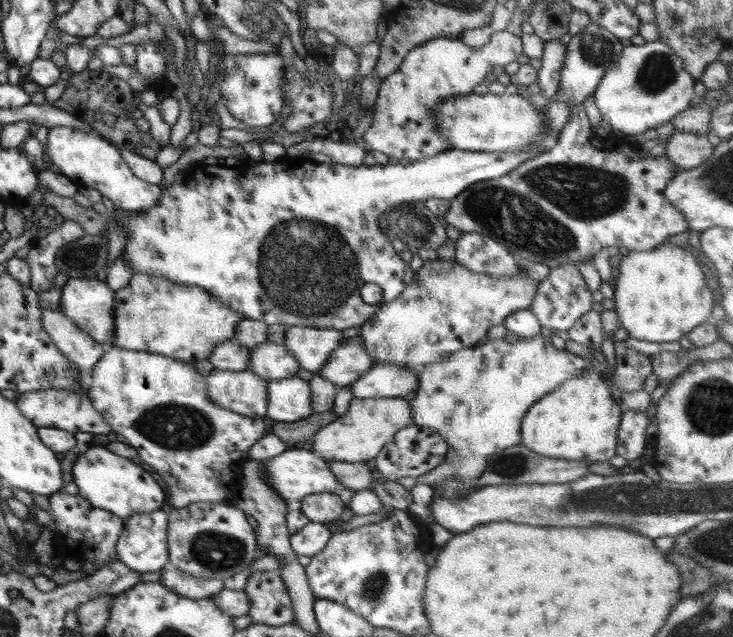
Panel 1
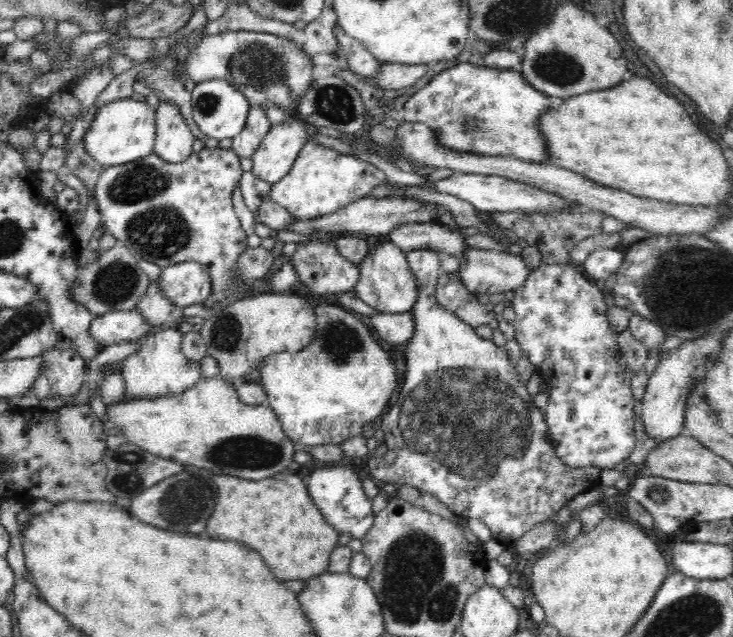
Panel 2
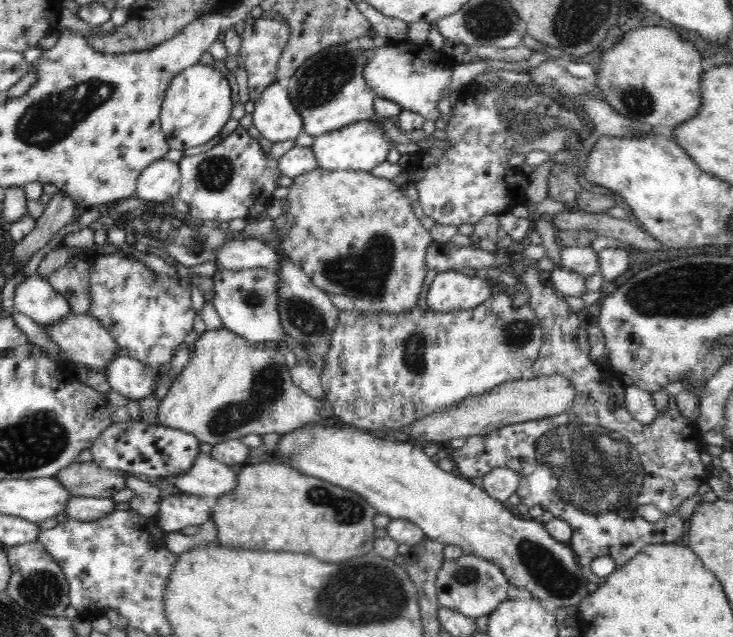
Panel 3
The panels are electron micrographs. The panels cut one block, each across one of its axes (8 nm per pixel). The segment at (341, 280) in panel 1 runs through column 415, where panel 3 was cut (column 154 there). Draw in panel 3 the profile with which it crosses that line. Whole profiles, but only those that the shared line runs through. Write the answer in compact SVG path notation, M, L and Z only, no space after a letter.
M158 159L140 173L135 197L144 201L164 202L178 197L180 188L178 164Z

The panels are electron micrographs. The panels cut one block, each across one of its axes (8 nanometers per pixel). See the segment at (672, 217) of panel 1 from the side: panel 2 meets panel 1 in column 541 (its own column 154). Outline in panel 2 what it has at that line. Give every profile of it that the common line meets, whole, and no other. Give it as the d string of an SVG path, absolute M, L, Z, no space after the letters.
M204 148L177 164L166 162L153 153L141 160L104 168L92 194L96 196L105 223L104 230L112 234L118 243L128 247L139 259L154 263L161 269L188 260L202 264L209 272L212 283L212 293L202 303L205 310L208 310L235 292L251 292L252 295L284 293L300 284L300 277L290 261L273 274L267 283L264 278L251 283L234 283L234 268L238 267L240 256L249 248L247 236L240 227L232 205L232 195L234 189L240 185L242 174L240 158L231 149Z

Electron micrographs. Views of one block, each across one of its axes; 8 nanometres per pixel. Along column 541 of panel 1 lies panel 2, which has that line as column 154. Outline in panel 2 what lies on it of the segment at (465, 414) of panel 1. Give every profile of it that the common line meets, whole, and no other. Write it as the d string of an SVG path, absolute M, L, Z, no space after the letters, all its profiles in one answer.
M178 328L160 330L153 335L146 336L135 353L131 353L124 360L121 370L126 383L124 399L166 399L170 396L180 395L198 384L203 379L201 365L188 360L181 351L183 334Z

